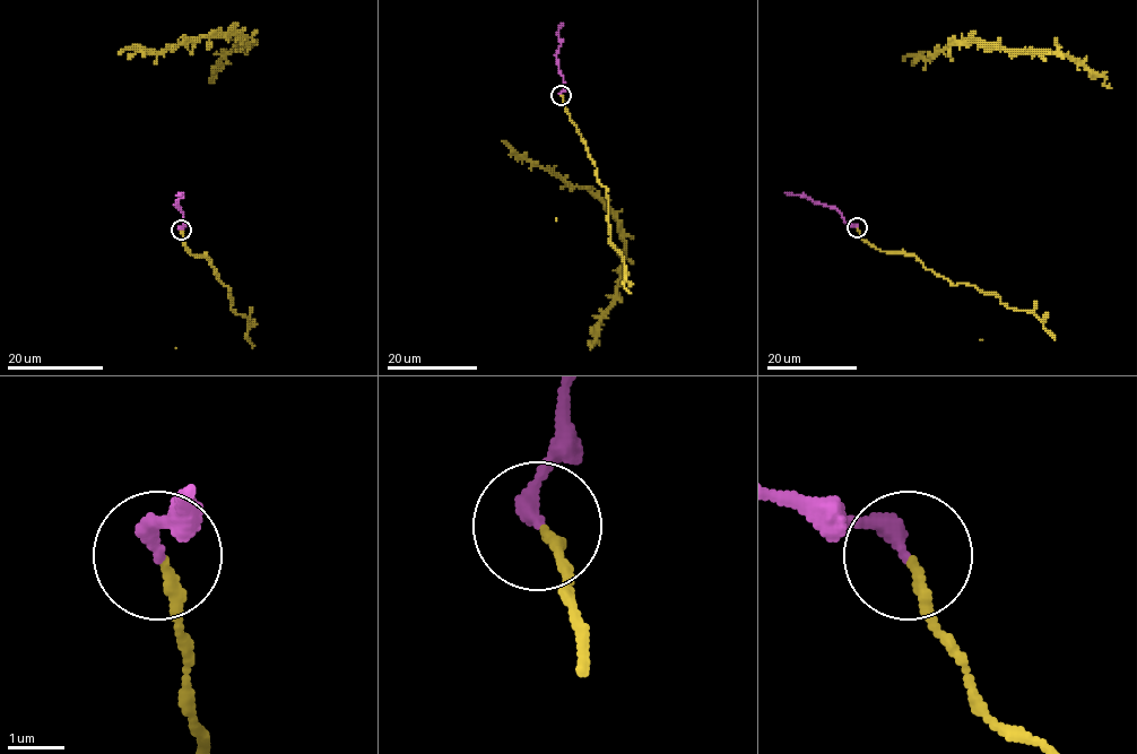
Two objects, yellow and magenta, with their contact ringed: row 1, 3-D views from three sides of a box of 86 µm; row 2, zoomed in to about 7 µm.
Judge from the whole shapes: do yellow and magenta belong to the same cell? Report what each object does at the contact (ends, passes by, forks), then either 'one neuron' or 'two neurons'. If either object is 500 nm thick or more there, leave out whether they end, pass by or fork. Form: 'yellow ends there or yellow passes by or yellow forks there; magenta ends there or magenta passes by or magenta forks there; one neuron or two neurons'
yellow ends there; magenta ends there; one neuron

